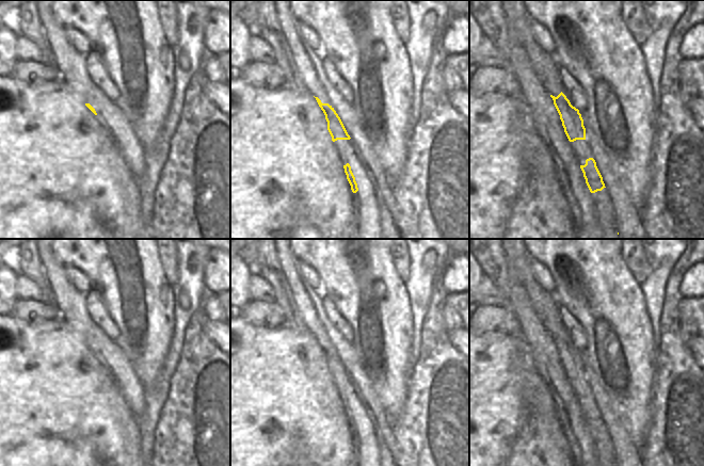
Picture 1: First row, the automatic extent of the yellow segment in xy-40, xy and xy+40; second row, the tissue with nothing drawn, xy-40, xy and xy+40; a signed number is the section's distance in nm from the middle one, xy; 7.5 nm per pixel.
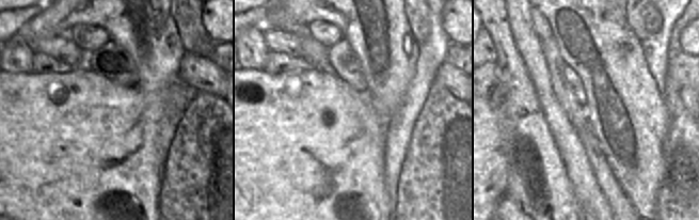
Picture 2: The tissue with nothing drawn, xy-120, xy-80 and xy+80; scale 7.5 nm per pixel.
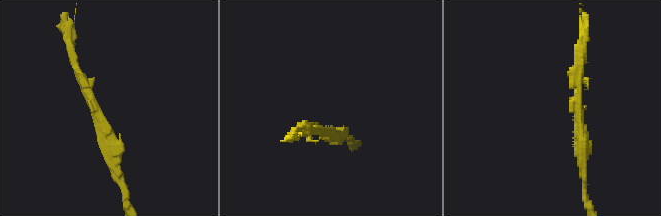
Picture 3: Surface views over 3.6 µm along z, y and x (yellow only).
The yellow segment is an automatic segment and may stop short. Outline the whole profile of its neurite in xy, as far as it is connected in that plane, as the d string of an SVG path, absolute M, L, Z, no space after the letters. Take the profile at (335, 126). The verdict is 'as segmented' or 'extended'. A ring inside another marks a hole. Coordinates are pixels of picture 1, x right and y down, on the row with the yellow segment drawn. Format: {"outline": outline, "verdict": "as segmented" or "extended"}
{"outline": "M318 97L315 98L325 115L327 130L332 136L332 141L335 142L337 140L350 140L351 138L334 108L329 103L322 103Z", "verdict": "as segmented"}

